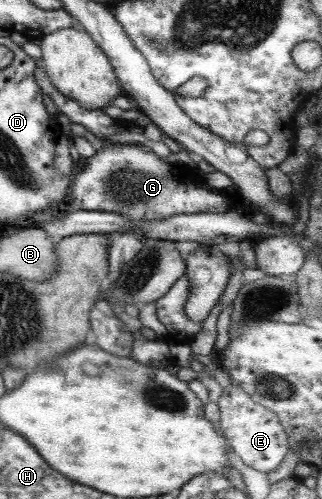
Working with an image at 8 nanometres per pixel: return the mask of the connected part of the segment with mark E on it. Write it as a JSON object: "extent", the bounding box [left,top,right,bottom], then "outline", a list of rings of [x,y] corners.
{"extent":[215,384,289,472],"outline":[[[232,384],[221,389],[221,395],[215,403],[223,436],[230,448],[246,466],[258,472],[272,472],[289,450],[287,432],[276,413],[256,404],[243,390]]]}

